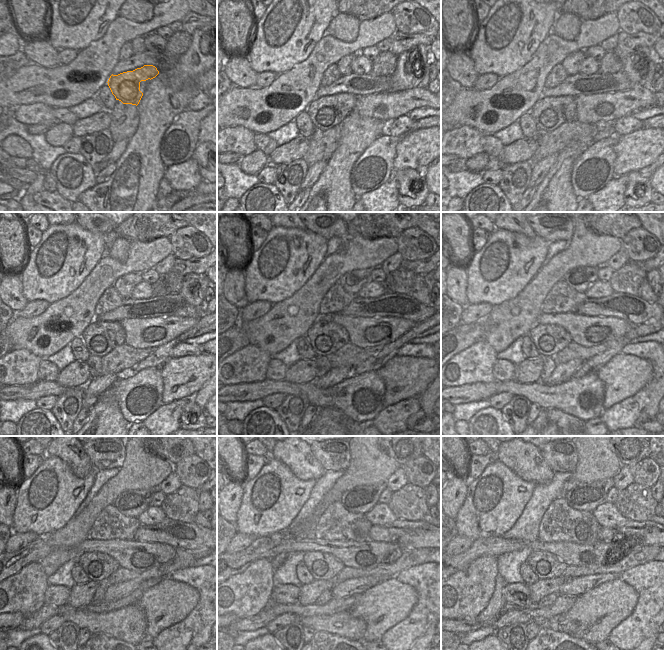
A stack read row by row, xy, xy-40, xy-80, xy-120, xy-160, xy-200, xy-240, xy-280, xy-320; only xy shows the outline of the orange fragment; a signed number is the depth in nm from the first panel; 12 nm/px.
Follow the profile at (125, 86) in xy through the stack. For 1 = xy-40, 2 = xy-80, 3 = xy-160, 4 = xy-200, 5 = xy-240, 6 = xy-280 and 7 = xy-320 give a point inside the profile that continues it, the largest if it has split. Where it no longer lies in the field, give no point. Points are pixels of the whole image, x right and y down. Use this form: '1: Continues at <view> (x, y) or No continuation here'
1: Continues at xy-40 (334, 103)
2: Continues at xy-80 (557, 106)
3: Continues at xy-160 (325, 337)
4: Continues at xy-200 (549, 339)
5: Continues at xy-240 (98, 566)
6: Continues at xy-280 (323, 566)
7: Continues at xy-320 (546, 565).

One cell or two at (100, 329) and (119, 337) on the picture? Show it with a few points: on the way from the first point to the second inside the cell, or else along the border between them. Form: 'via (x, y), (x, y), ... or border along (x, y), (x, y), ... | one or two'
via (105, 333), (114, 335) | one

